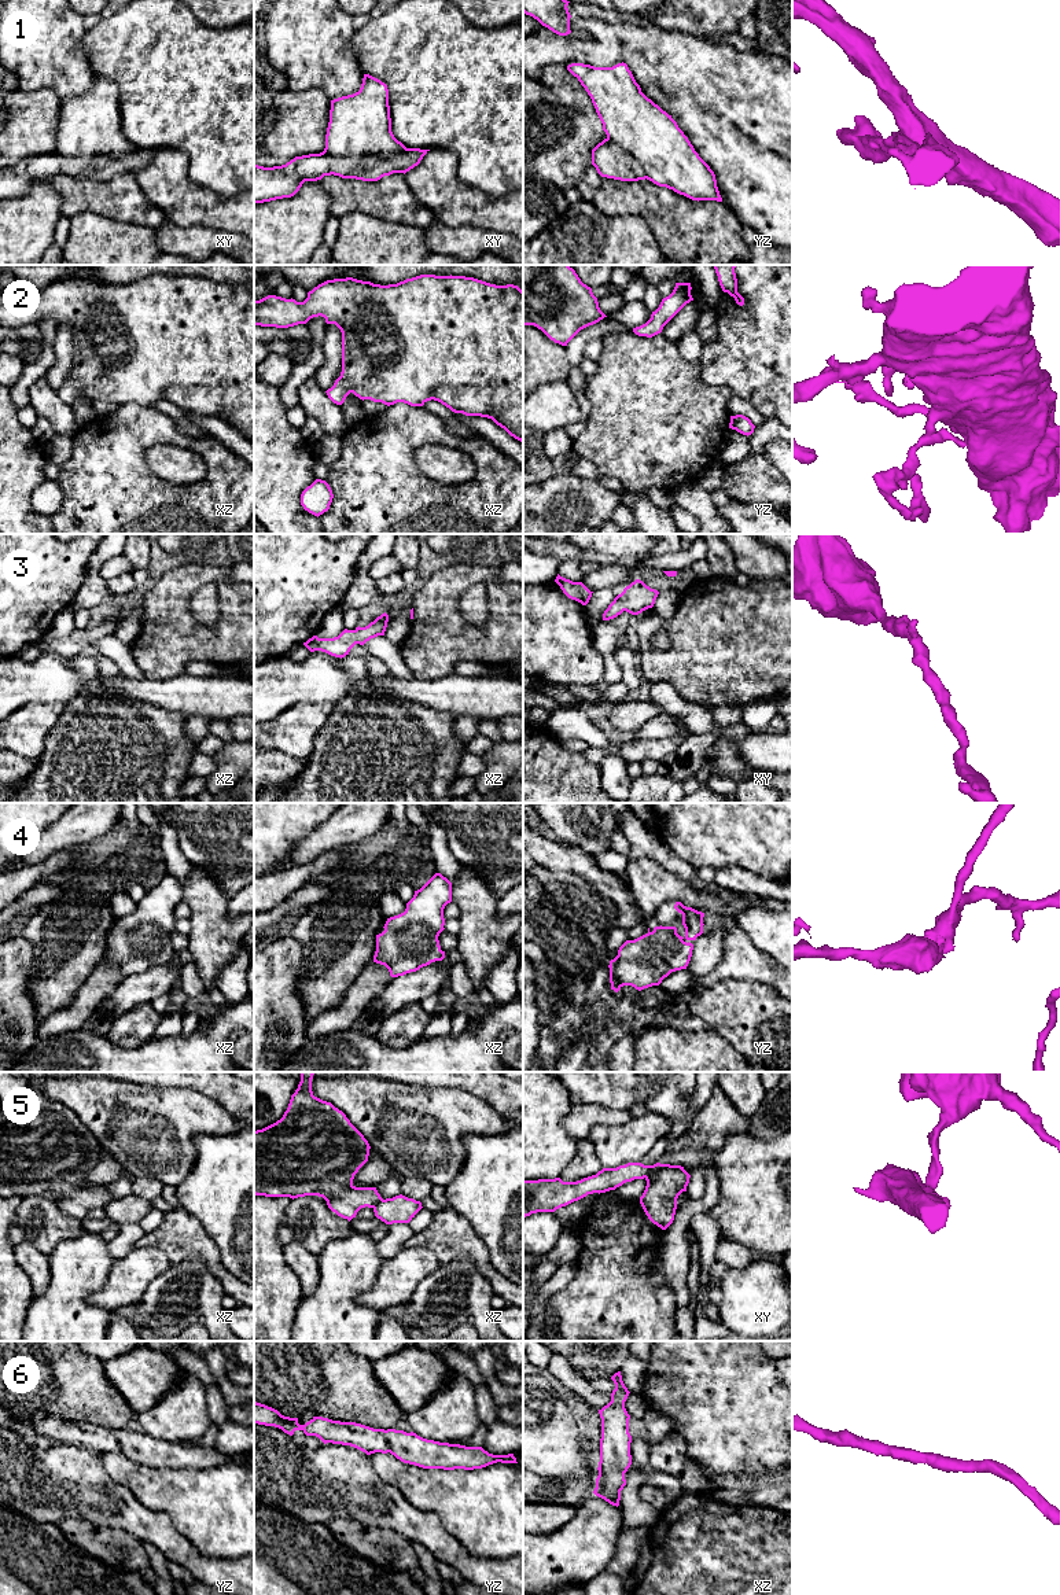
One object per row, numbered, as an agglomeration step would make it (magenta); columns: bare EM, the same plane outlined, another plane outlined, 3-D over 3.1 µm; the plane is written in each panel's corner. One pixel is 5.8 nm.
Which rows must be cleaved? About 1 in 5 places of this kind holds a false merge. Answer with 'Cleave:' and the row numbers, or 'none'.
Cleave: 1, 5

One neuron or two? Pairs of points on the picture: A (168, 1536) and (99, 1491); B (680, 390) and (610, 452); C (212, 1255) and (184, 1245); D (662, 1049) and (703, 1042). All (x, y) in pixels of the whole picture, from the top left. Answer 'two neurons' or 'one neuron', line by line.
A: one neuron
B: one neuron
C: one neuron
D: one neuron

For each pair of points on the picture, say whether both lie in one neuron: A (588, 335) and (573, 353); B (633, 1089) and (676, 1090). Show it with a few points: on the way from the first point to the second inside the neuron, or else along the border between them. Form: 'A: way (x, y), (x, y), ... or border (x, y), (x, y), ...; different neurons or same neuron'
A: way (584, 339), (574, 349); same neuron
B: border (654, 1093), (643, 1101); different neurons

